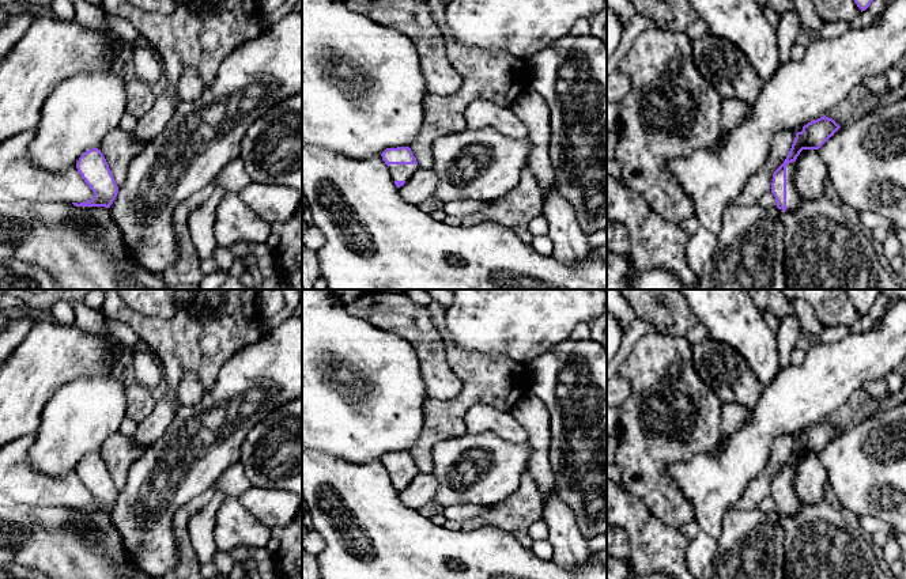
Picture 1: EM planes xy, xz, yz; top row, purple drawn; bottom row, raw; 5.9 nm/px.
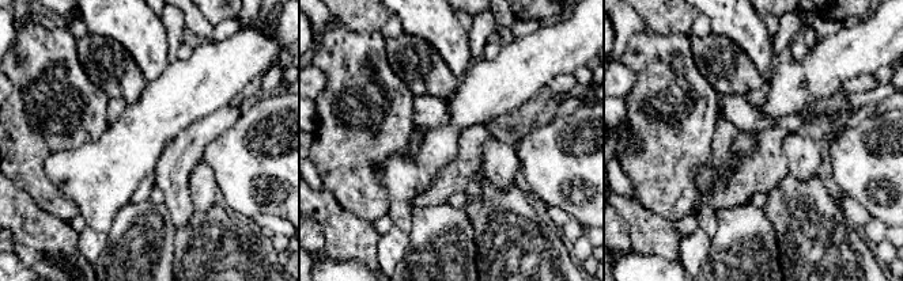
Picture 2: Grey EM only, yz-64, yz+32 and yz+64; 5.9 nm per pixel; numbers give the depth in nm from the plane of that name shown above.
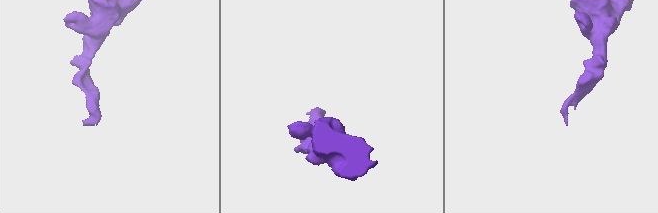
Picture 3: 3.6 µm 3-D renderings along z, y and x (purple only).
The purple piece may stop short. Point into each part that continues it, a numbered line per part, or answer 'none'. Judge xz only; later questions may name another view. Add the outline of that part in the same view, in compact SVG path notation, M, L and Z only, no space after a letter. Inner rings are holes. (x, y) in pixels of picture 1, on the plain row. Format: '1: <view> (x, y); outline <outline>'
1: xz (397, 476); outline M389 469L392 485L408 485L420 472L419 469Z

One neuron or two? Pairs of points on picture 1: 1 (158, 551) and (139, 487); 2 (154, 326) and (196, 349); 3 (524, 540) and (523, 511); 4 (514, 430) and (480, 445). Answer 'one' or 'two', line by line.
1: one
2: one
3: one
4: two

